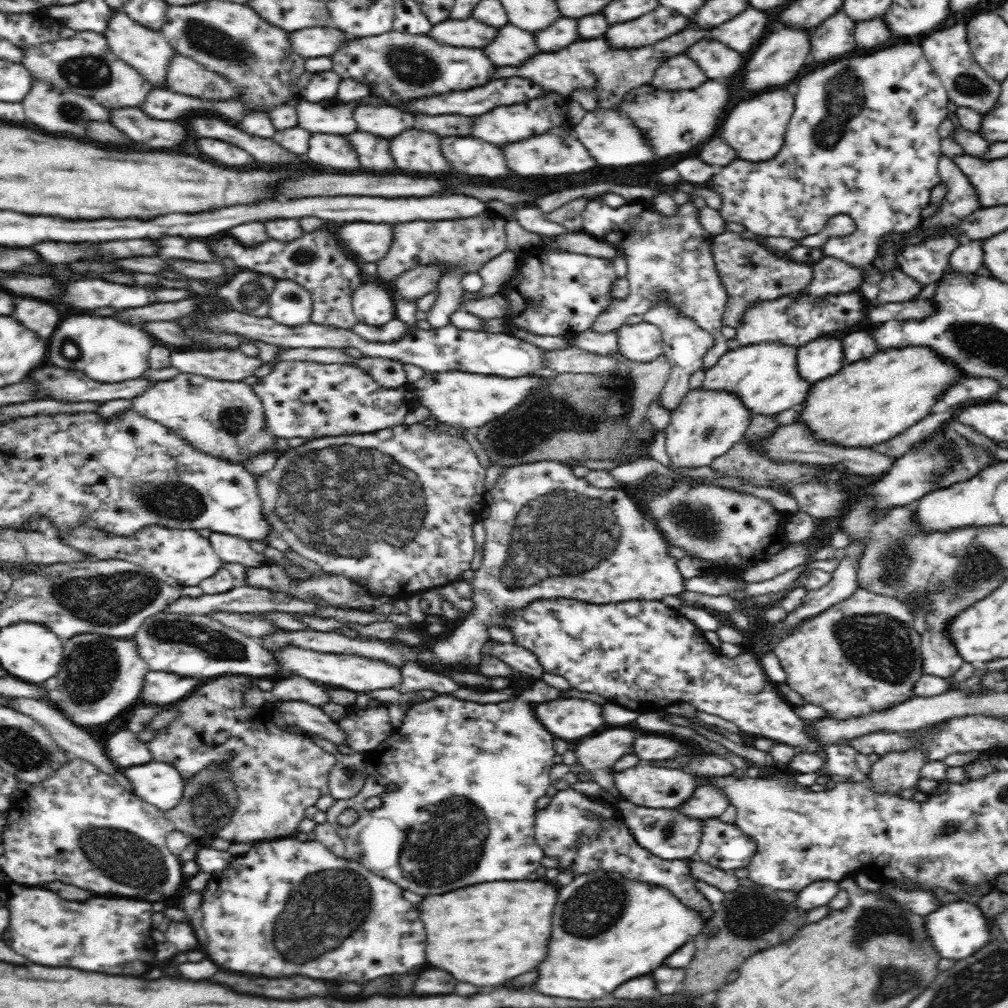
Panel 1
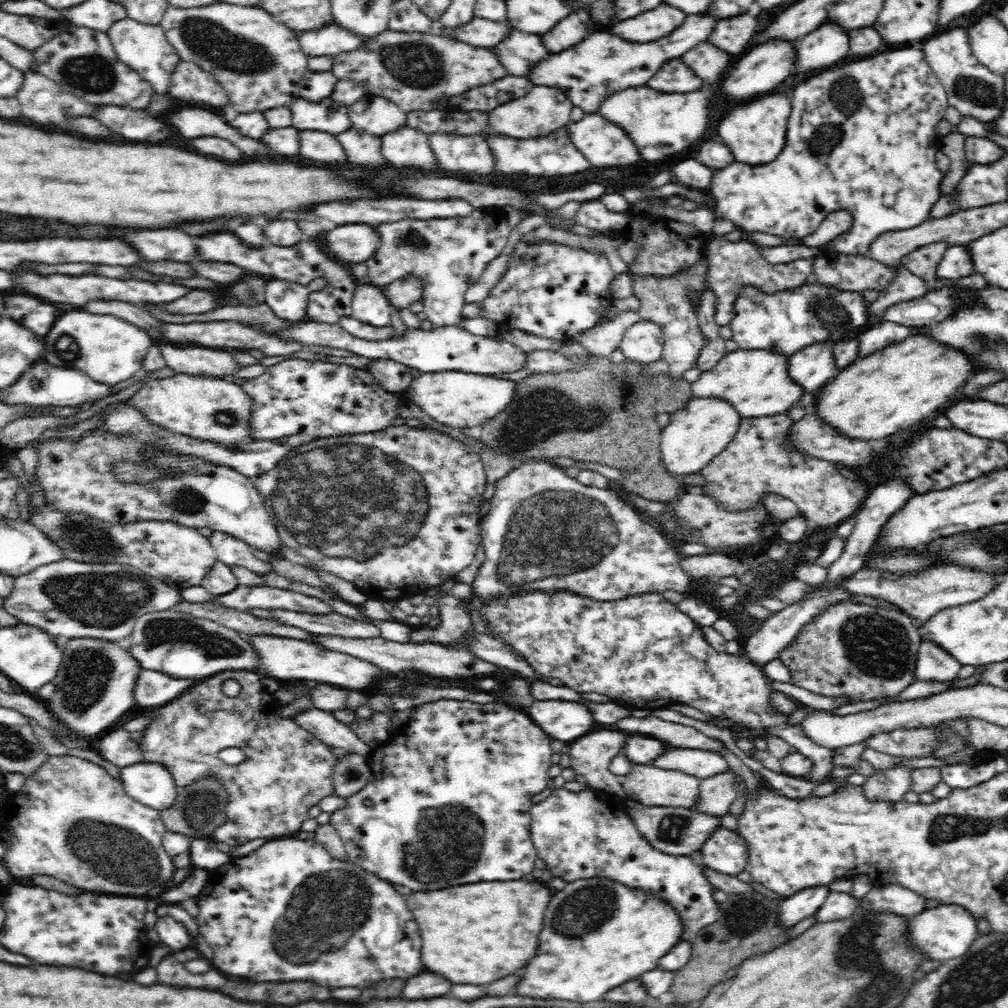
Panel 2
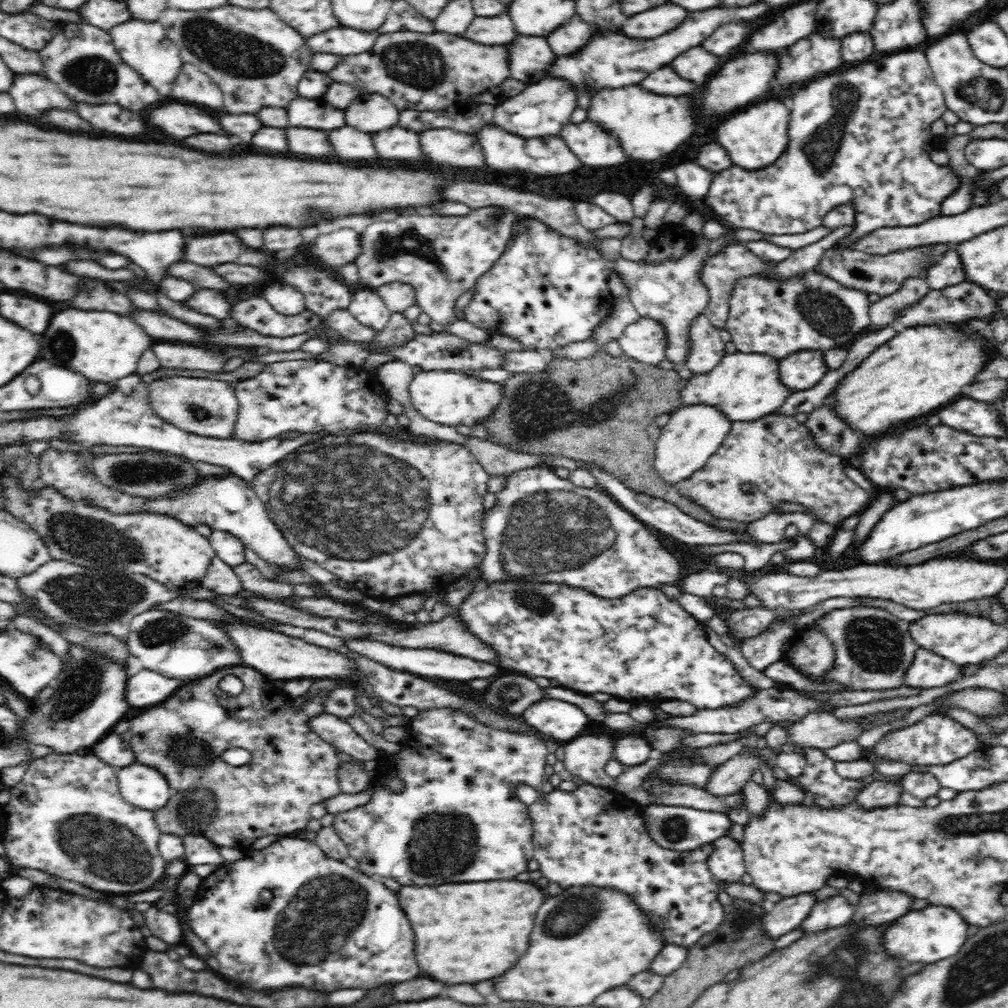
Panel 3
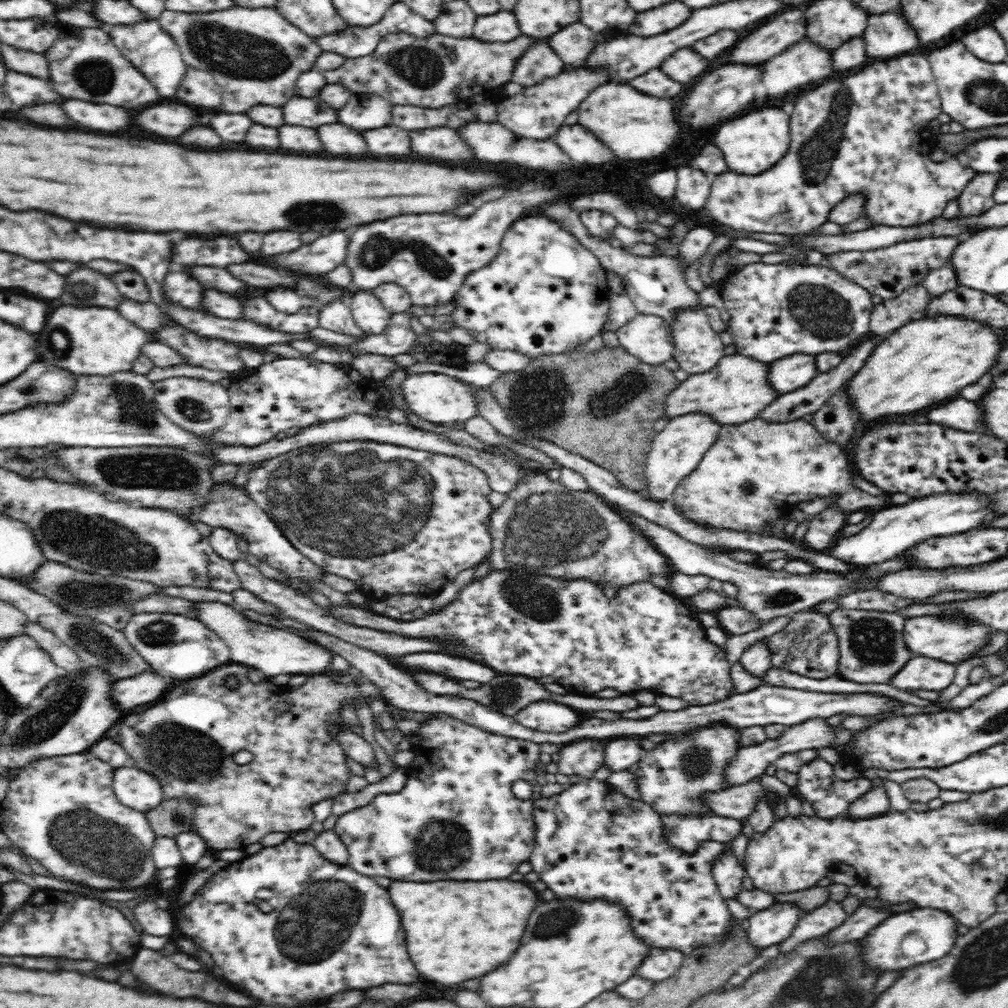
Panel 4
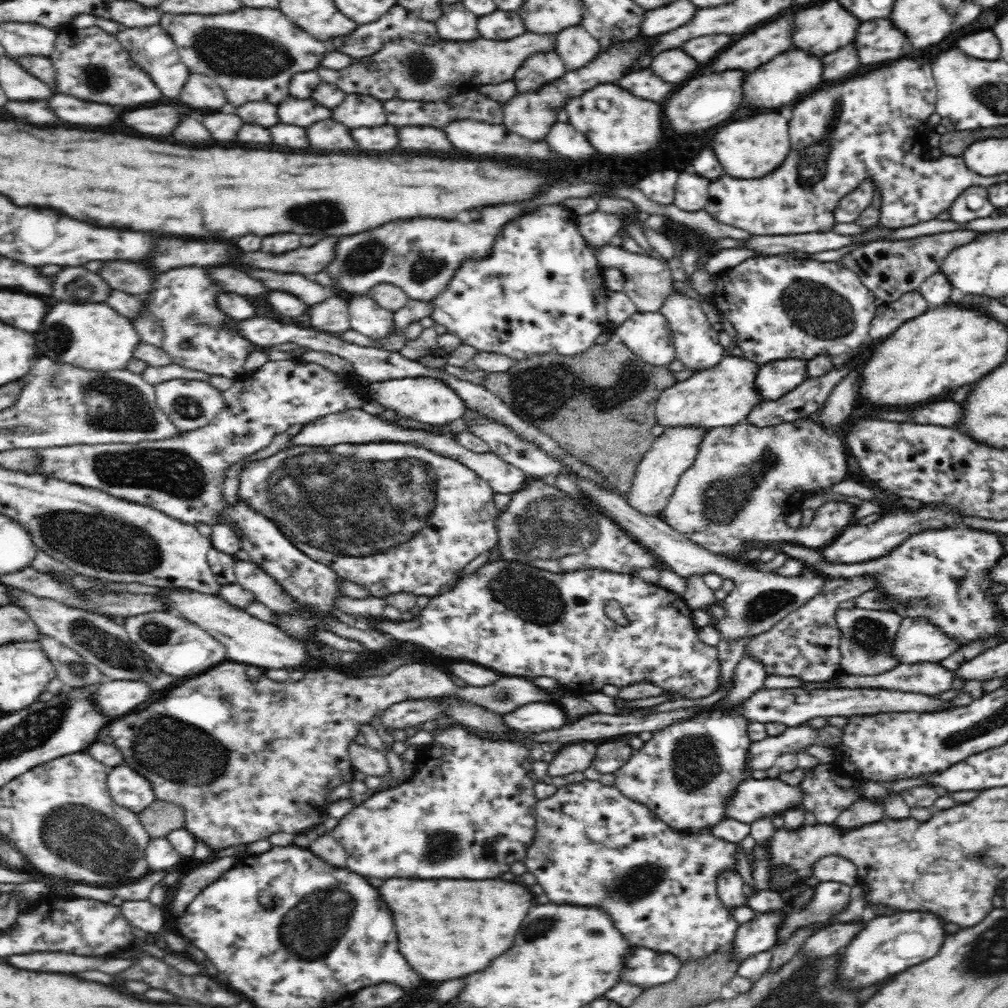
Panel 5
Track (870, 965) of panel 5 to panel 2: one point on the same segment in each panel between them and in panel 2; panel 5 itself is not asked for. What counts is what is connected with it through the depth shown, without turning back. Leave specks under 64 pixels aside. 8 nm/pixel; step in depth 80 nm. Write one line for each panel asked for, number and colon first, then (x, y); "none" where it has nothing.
2: (946, 932)
3: (937, 932)
4: (923, 934)

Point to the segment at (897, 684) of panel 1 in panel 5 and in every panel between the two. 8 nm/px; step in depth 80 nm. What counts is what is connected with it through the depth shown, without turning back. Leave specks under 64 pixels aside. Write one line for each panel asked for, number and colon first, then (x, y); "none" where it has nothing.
2: (852, 650)
3: (873, 649)
4: (872, 650)
5: (866, 636)

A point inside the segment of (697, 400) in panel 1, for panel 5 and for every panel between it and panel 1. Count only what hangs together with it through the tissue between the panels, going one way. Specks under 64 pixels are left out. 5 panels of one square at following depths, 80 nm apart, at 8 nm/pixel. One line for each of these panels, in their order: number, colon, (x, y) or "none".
2: (701, 430)
3: (694, 432)
4: (676, 451)
5: (671, 454)

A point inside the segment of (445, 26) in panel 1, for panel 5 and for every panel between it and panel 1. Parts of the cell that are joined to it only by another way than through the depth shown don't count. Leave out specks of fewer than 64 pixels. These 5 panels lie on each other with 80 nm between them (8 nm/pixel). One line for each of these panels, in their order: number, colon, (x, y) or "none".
2: (479, 32)
3: (489, 31)
4: (501, 27)
5: (499, 25)

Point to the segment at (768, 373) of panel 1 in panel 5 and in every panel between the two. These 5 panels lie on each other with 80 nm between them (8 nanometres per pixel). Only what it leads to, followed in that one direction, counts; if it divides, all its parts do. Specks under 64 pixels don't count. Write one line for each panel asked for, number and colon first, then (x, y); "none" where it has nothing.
2: (757, 382)
3: (745, 386)
4: (737, 390)
5: (724, 395)

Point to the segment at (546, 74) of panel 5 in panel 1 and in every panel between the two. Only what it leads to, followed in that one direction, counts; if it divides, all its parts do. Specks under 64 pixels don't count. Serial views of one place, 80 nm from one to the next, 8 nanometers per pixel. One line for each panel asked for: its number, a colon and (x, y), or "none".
1: (513, 45)
2: (517, 52)
3: (529, 57)
4: (539, 61)

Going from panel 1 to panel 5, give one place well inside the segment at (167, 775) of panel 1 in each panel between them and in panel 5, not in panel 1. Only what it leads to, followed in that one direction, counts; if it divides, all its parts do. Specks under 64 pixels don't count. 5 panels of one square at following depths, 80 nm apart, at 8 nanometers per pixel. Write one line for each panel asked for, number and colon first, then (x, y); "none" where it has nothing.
2: (149, 783)
3: (142, 786)
4: (139, 790)
5: (128, 789)

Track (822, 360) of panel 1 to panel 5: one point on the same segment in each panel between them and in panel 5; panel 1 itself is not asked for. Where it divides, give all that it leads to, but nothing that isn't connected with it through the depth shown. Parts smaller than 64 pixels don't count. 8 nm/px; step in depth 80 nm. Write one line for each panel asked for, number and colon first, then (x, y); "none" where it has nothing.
2: (811, 367)
3: (800, 371)
4: (794, 372)
5: (774, 379)

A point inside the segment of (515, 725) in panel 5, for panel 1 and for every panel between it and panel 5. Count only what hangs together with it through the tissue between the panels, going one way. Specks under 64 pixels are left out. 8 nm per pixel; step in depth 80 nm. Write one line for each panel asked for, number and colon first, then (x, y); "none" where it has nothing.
1: (568, 718)
2: (566, 721)
3: (562, 721)
4: (550, 716)

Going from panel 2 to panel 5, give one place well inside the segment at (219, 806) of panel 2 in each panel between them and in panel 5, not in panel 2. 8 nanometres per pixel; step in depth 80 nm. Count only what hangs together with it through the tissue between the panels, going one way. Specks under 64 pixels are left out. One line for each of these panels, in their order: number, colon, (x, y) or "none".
3: (188, 813)
4: (174, 816)
5: (161, 818)

